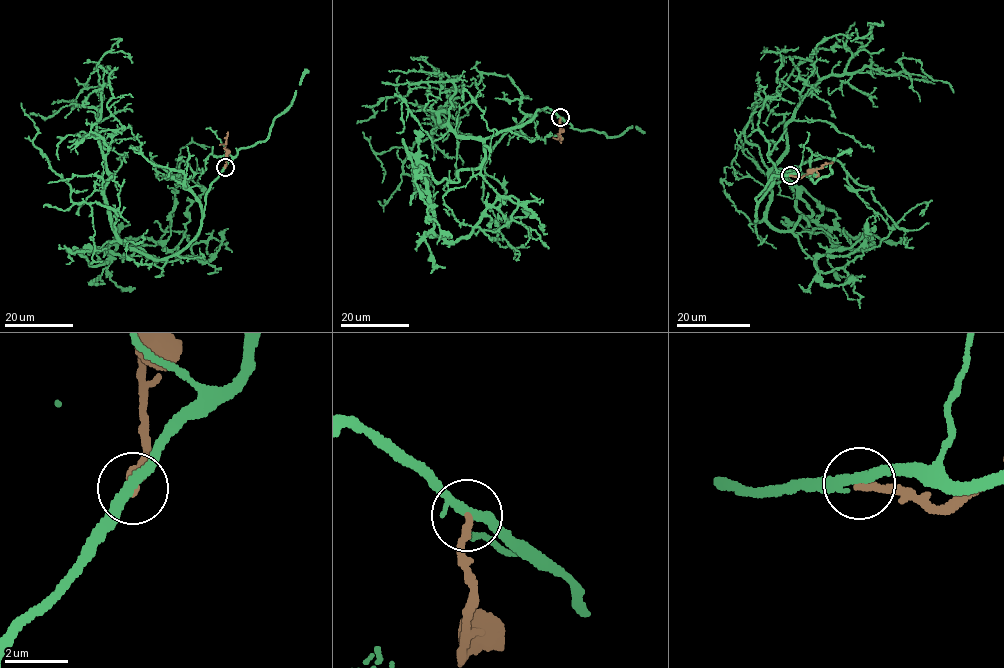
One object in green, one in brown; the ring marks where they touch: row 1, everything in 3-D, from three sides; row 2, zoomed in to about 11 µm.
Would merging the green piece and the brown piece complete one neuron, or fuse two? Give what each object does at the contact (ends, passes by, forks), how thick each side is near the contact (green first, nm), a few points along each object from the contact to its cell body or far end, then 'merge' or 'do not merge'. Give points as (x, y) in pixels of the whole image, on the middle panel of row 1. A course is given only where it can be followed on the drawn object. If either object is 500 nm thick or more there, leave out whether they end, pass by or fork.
green passes by | brown ends | 280/220 nm | green via (560, 117), (537, 110), (488, 138), (433, 114), (402, 172), (422, 165), (436, 220) | brown via (560, 117), (558, 136), (561, 142) | do not merge

